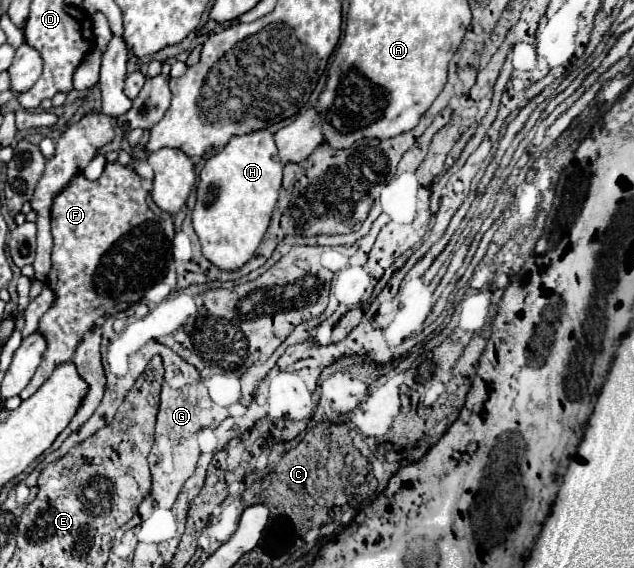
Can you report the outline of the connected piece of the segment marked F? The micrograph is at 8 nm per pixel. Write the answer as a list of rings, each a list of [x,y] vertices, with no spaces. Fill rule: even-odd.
[[[114,162],[106,164],[98,180],[76,174],[52,200],[54,250],[48,286],[56,298],[36,328],[46,340],[46,352],[30,384],[20,392],[22,400],[50,378],[54,366],[74,358],[76,346],[98,318],[140,302],[144,292],[166,276],[172,262],[174,222],[152,202],[150,192],[152,180]]]

